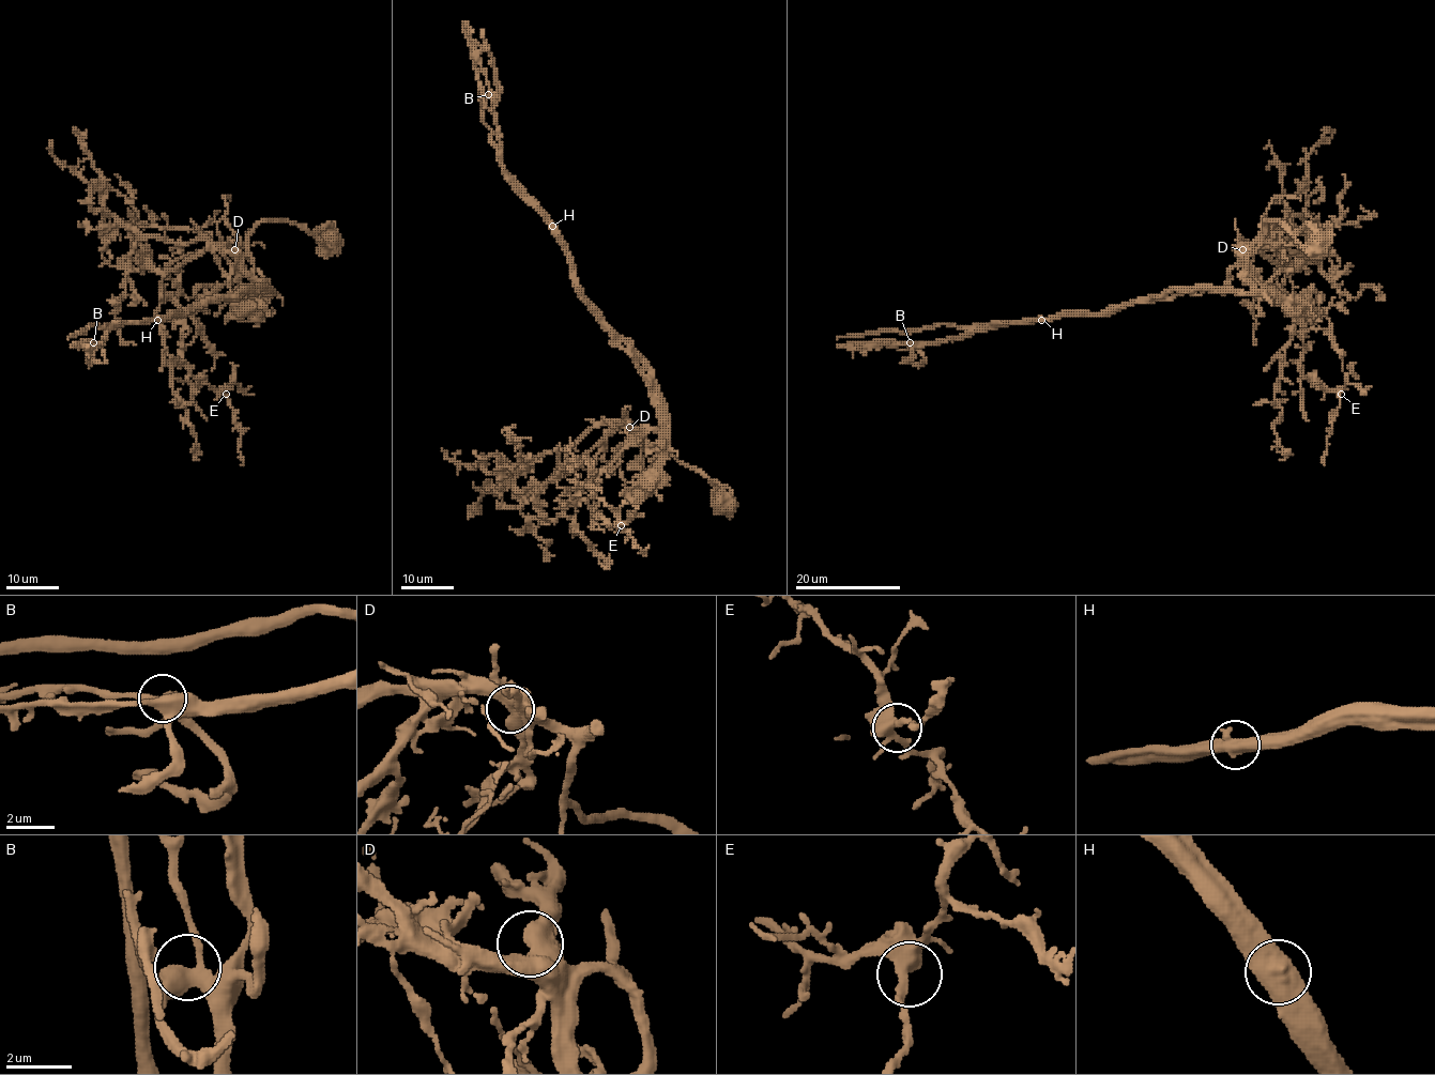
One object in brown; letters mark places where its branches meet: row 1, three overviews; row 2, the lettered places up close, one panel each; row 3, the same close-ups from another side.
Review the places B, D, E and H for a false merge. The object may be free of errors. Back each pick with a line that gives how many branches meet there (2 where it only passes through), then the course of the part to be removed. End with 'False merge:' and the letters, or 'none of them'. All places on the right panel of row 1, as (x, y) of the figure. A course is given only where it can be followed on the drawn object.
H: branches 2; course (1042, 319), (1064, 313), (1109, 313), (1128, 305), (1163, 296), (1173, 290), (1233, 290), (1273, 293), (1310, 323)
False merge: H

